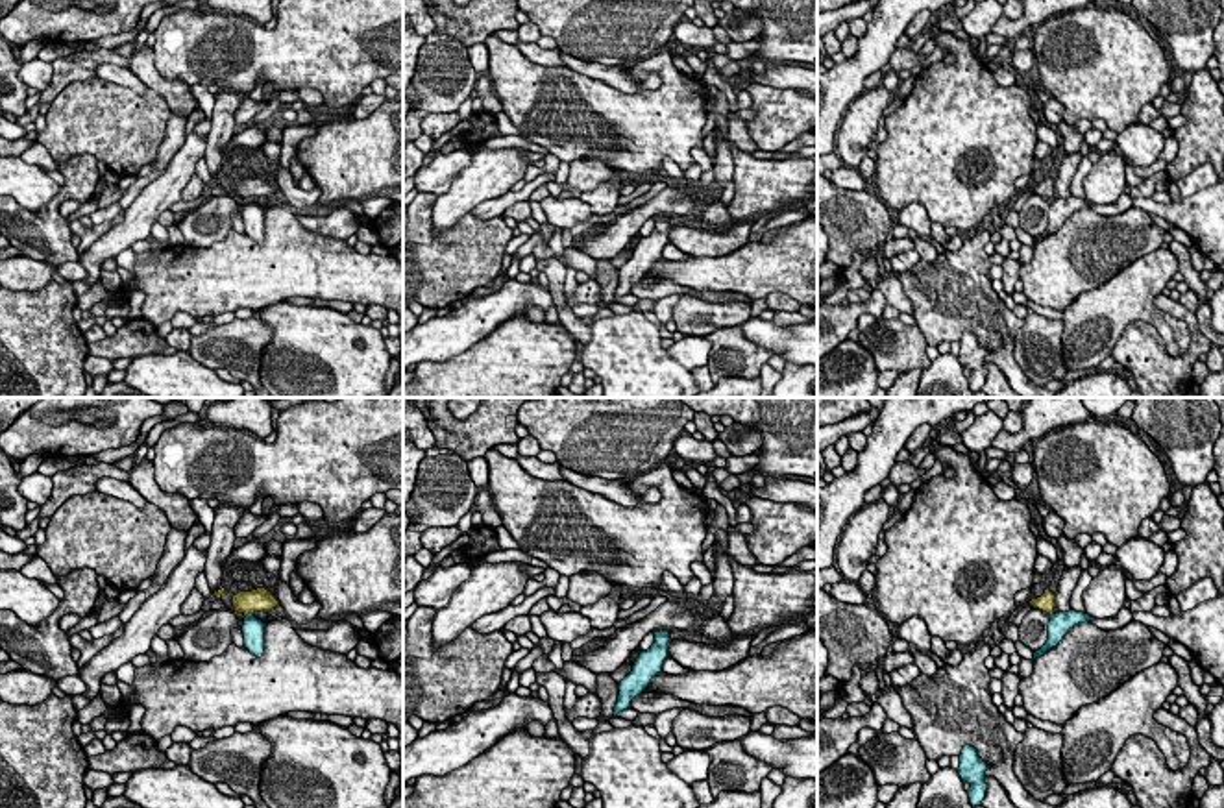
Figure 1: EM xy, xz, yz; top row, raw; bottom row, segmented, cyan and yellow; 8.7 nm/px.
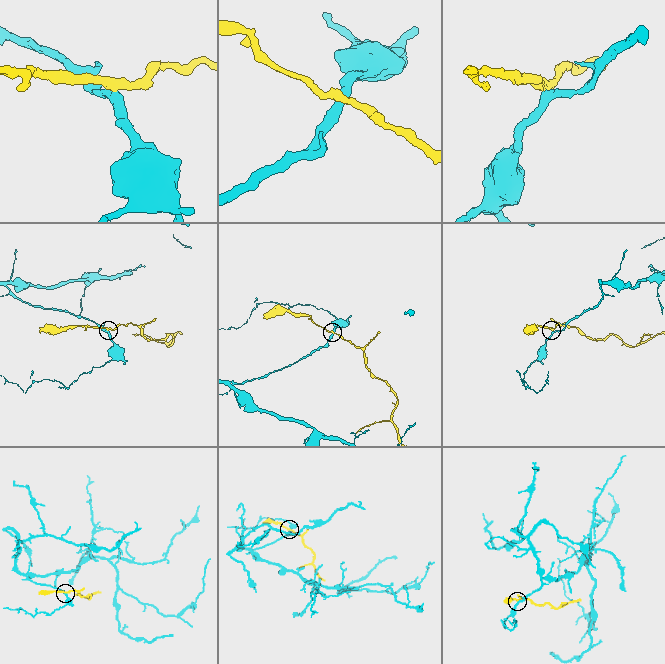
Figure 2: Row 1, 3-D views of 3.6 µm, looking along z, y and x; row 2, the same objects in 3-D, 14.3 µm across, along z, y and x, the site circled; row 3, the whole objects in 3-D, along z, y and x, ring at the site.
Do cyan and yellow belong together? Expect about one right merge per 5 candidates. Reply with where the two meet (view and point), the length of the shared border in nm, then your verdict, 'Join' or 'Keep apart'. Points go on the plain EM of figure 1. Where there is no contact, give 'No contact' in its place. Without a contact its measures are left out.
Touches cyan at xy (248, 200). Shared border 70 nm. Keep apart

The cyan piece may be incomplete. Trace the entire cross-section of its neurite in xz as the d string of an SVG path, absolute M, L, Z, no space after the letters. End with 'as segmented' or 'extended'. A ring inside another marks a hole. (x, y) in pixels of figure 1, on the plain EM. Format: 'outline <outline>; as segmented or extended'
outline M669 216L655 218L655 229L642 237L636 244L632 257L619 268L619 281L614 292L614 303L619 298L630 294L630 287L640 281L651 268L651 264L662 257L667 244Z; as segmented

